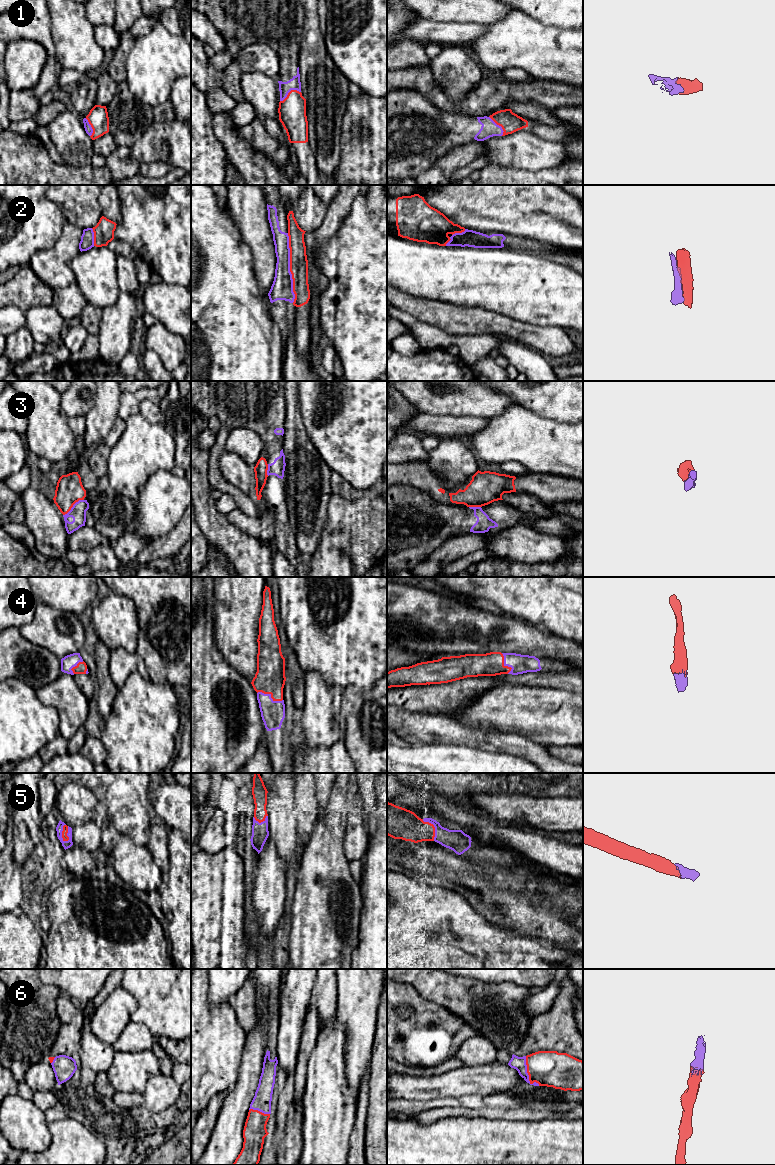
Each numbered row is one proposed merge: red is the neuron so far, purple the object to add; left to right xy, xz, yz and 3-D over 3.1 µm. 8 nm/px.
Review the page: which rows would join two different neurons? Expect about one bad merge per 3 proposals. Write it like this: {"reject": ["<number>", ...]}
{"reject": ["2", "3"]}

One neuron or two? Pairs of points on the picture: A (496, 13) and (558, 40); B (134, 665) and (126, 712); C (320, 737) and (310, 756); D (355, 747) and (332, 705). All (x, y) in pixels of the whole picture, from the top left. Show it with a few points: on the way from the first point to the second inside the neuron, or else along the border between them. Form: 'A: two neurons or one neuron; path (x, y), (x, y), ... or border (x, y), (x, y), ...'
A: two neurons; border (512, 10), (502, 18), (485, 25)
B: two neurons; border (148, 678), (132, 672), (118, 689)
C: two neurons; border (337, 742), (329, 746), (307, 747)
D: two neurons; border (342, 691), (338, 721), (344, 730), (345, 736)

